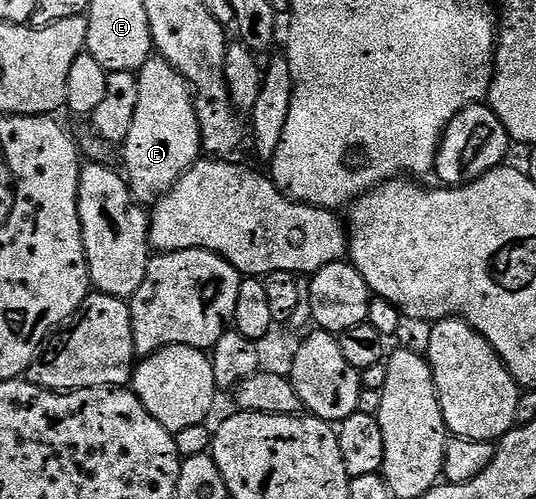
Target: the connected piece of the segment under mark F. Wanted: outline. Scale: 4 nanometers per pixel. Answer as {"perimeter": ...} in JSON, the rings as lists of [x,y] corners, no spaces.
{"perimeter":[[[150,56],[147,64],[143,64],[143,68],[137,74],[137,83],[139,104],[135,104],[135,120],[131,120],[131,132],[127,132],[127,140],[123,144],[126,170],[124,173],[127,175],[129,191],[134,199],[141,204],[153,204],[202,157],[201,129],[197,109],[193,103],[193,92],[185,78],[166,58]]]}

